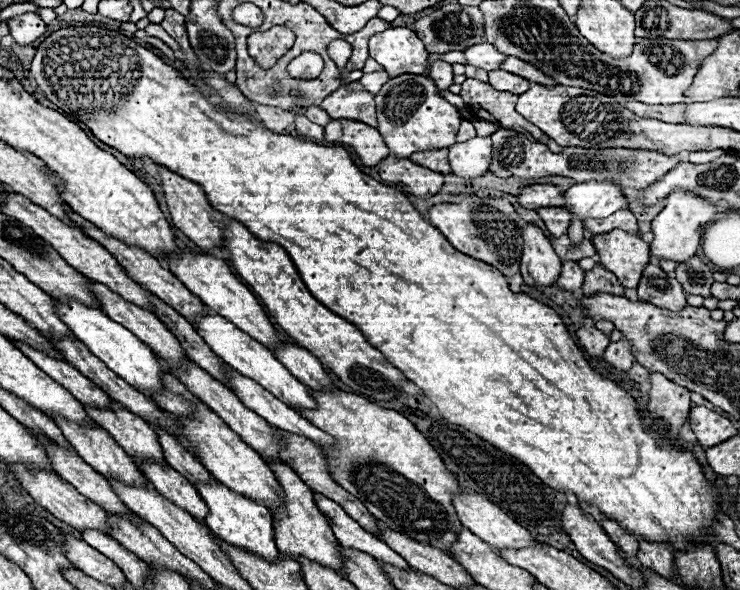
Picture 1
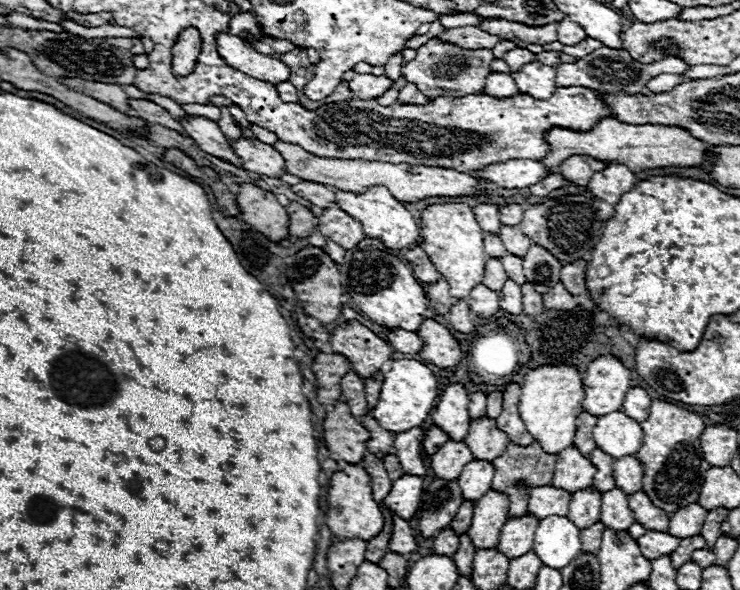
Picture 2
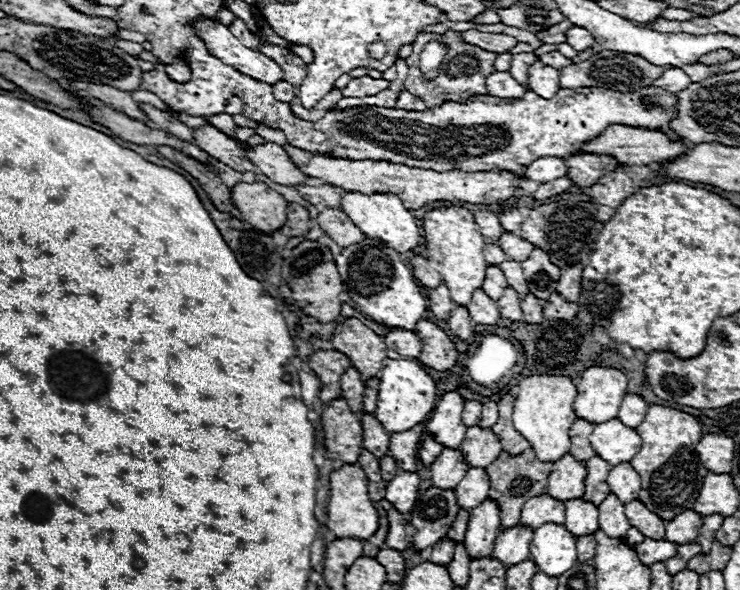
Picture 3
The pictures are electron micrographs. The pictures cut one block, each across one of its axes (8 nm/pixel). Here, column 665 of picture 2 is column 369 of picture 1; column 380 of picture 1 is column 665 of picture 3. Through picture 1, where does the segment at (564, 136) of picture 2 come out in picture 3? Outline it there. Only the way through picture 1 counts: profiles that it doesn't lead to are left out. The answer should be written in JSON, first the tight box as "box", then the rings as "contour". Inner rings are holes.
{"box":[582,126,688,166],"contour":[[[610,126],[606,132],[582,146],[582,152],[610,152],[610,156],[618,156],[618,162],[628,166],[650,166],[658,160],[674,160],[686,152],[688,146],[680,142],[670,142],[666,134],[658,130],[630,128],[630,126]]]}

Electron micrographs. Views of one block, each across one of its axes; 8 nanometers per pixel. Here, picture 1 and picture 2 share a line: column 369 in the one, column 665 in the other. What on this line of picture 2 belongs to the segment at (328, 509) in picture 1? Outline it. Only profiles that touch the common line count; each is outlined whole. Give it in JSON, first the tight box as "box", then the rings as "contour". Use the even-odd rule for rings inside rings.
{"box":[638,530,682,560],"contour":[[[648,530],[644,536],[638,538],[638,546],[648,560],[656,560],[658,556],[674,552],[674,548],[678,548],[680,542],[682,542],[680,538],[670,536],[668,532],[648,532]]]}

